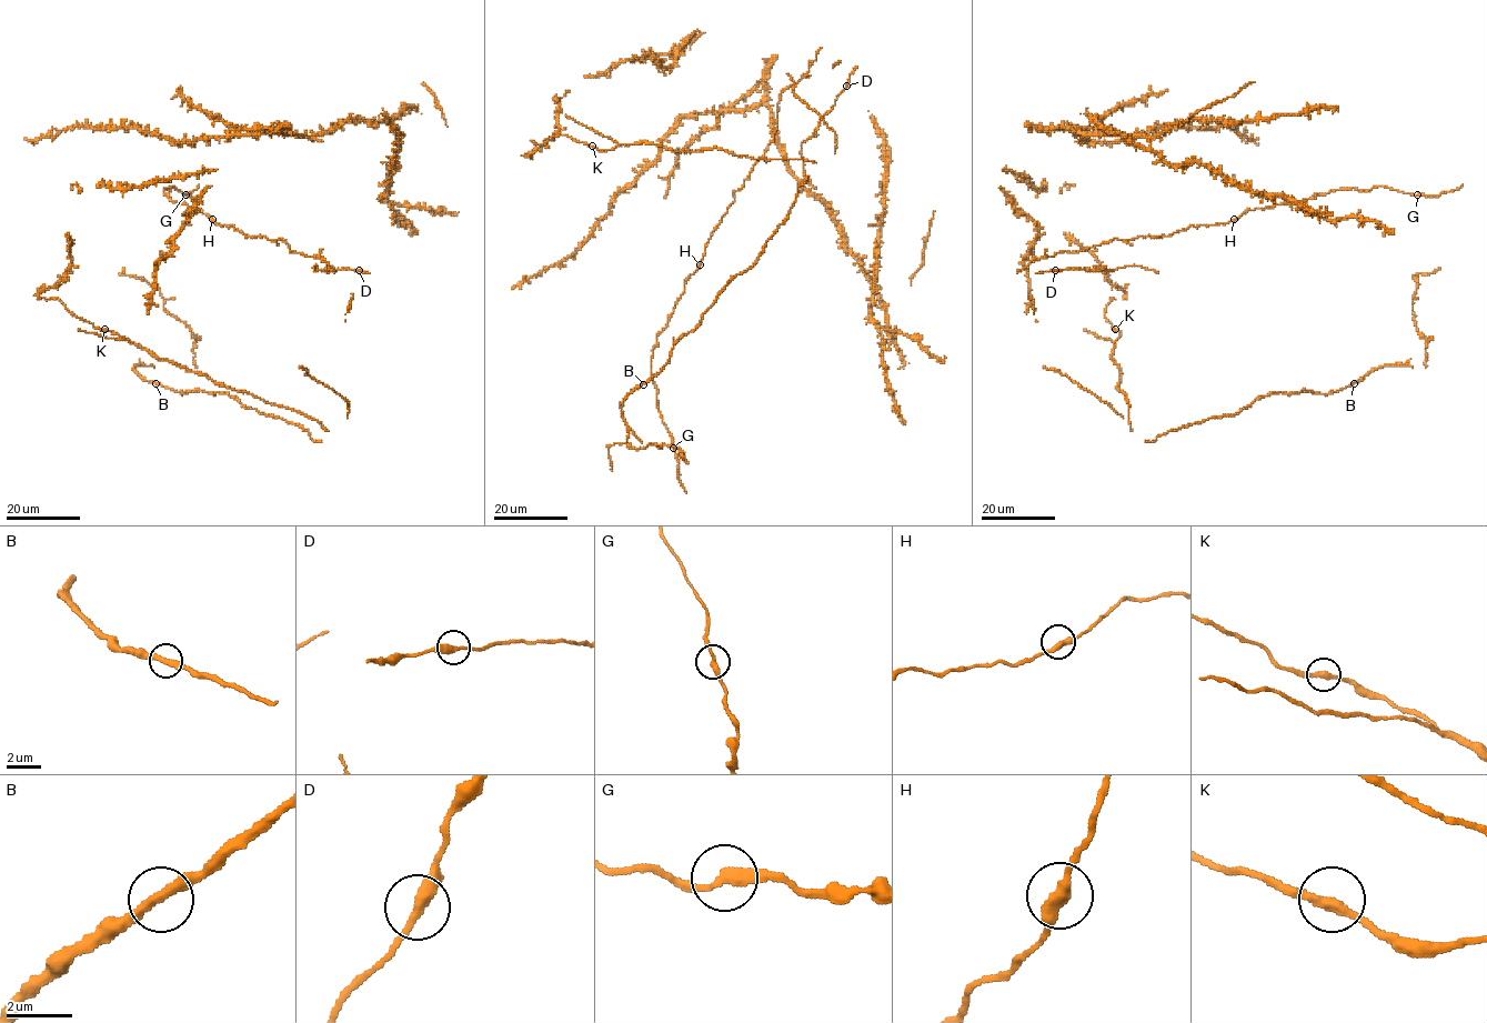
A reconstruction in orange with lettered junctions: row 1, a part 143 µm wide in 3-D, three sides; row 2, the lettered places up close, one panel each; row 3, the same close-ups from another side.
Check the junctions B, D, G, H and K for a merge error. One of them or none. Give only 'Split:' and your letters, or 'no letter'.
Split: no letter

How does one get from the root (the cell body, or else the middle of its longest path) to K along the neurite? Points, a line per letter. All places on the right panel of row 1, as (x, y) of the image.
K: (1128, 418), (1128, 401), (1117, 388), (1121, 369), (1112, 359), (1113, 345), (1119, 338), (1115, 329)

